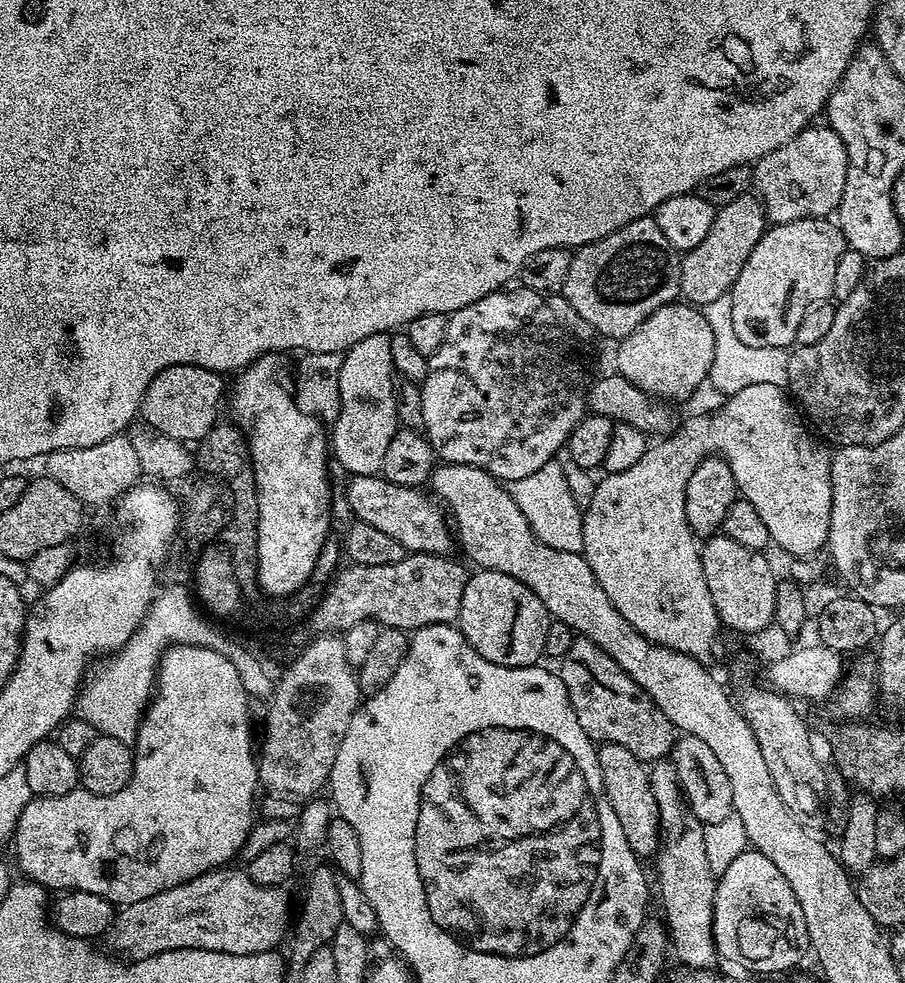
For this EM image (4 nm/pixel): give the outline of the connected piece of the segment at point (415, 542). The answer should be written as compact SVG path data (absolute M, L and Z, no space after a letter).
M383 475L374 476L352 476L348 482L348 501L352 507L352 515L357 520L366 522L370 526L390 534L394 542L402 542L405 553L425 552L435 556L449 555L454 548L454 532L450 527L449 517L445 509L431 495L423 496L421 489L407 484L395 484L385 480Z

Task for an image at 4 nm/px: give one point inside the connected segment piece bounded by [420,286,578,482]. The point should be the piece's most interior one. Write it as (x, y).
(471, 393)

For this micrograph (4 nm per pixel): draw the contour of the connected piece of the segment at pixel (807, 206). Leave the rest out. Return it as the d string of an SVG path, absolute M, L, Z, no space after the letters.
M809 126L778 150L770 150L761 160L756 161L752 168L752 184L755 195L759 196L764 205L764 214L772 224L785 224L795 220L819 220L828 218L835 213L842 202L842 190L846 190L846 166L848 155L846 146L842 146L842 138L833 128L827 126Z

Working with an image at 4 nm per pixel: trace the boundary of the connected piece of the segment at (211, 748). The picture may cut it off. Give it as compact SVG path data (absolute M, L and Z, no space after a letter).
M173 644L171 648L160 657L160 666L156 678L156 686L154 695L148 701L148 708L144 712L144 717L140 720L138 726L138 734L134 745L134 770L130 774L130 782L126 782L126 786L122 786L122 790L118 790L118 794L113 796L99 796L98 794L90 794L85 792L83 788L78 787L70 794L62 794L58 798L46 798L45 796L35 797L26 806L26 810L22 810L19 820L16 821L16 830L14 833L14 841L16 840L16 860L20 863L20 868L25 872L29 881L44 885L45 889L60 888L59 890L71 890L74 892L89 892L90 894L98 894L102 898L106 898L114 906L123 906L133 904L134 902L142 902L142 898L150 898L154 894L162 894L162 890L170 890L174 886L182 886L186 882L190 882L194 878L204 876L213 870L219 870L225 866L231 865L237 859L242 850L242 846L246 842L246 838L250 834L254 823L252 817L252 803L256 800L256 788L260 784L260 773L258 771L258 760L254 755L254 740L252 744L252 728L248 725L248 703L250 697L248 691L242 686L242 678L238 678L238 670L234 670L234 666L226 658L222 658L222 654L218 654L218 650L213 648L203 648L202 646L190 646L189 644Z

